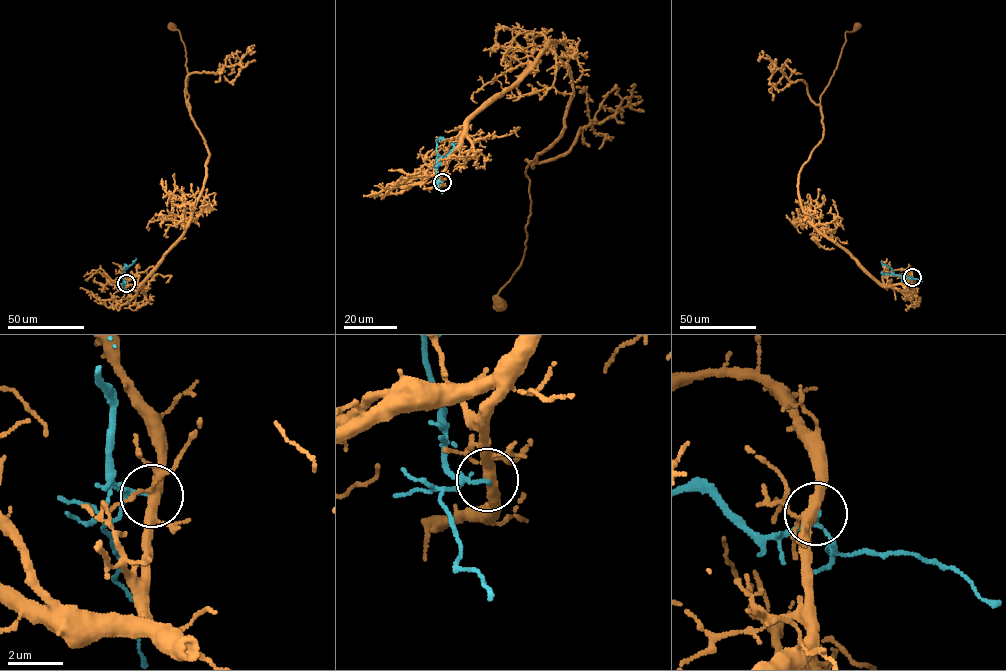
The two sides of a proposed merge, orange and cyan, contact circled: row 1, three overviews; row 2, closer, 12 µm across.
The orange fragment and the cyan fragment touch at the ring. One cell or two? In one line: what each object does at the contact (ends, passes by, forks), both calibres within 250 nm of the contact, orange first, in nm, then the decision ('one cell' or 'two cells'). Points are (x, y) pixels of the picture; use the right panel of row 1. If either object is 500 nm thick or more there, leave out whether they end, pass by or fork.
orange forks; cyan passes by; calibres 320 and 110 nm; two cells

